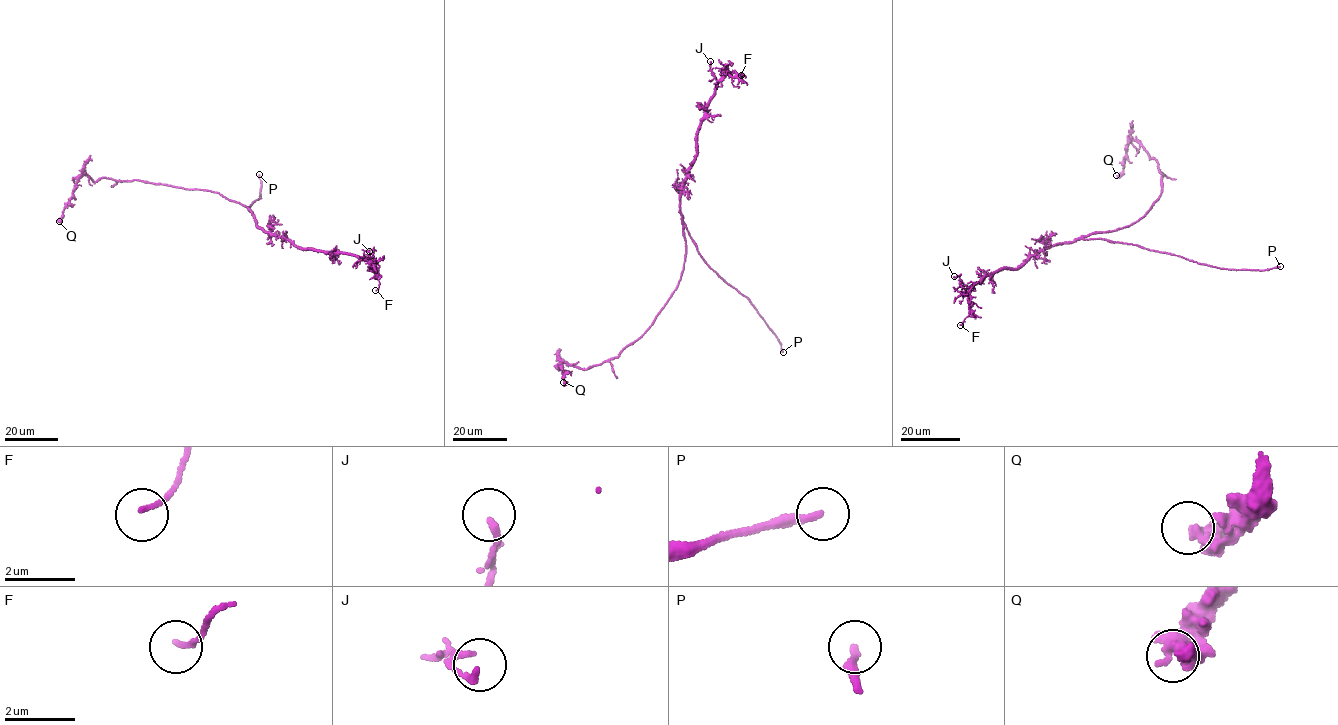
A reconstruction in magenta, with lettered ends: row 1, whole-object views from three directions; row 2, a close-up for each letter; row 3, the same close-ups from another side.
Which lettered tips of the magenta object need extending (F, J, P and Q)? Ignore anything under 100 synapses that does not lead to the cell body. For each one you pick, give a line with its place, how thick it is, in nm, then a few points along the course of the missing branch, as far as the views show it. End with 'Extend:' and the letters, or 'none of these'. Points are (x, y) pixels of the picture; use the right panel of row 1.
P: at (1280, 266); 220 nm thick; missing branch runs (1280, 266), (1297, 264), (1311, 268)
Extend: P

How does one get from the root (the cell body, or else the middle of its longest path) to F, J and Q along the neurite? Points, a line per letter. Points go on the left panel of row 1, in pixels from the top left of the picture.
F: (238, 202), (252, 212), (257, 225), (305, 250), (365, 258), (372, 263), (379, 277), (375, 290)
J: (238, 202), (252, 212), (257, 225), (305, 250), (350, 254), (361, 259), (364, 251), (369, 251)
Q: (238, 202), (209, 190), (138, 180), (120, 182), (109, 178), (94, 182), (84, 175), (79, 178), (59, 221)

